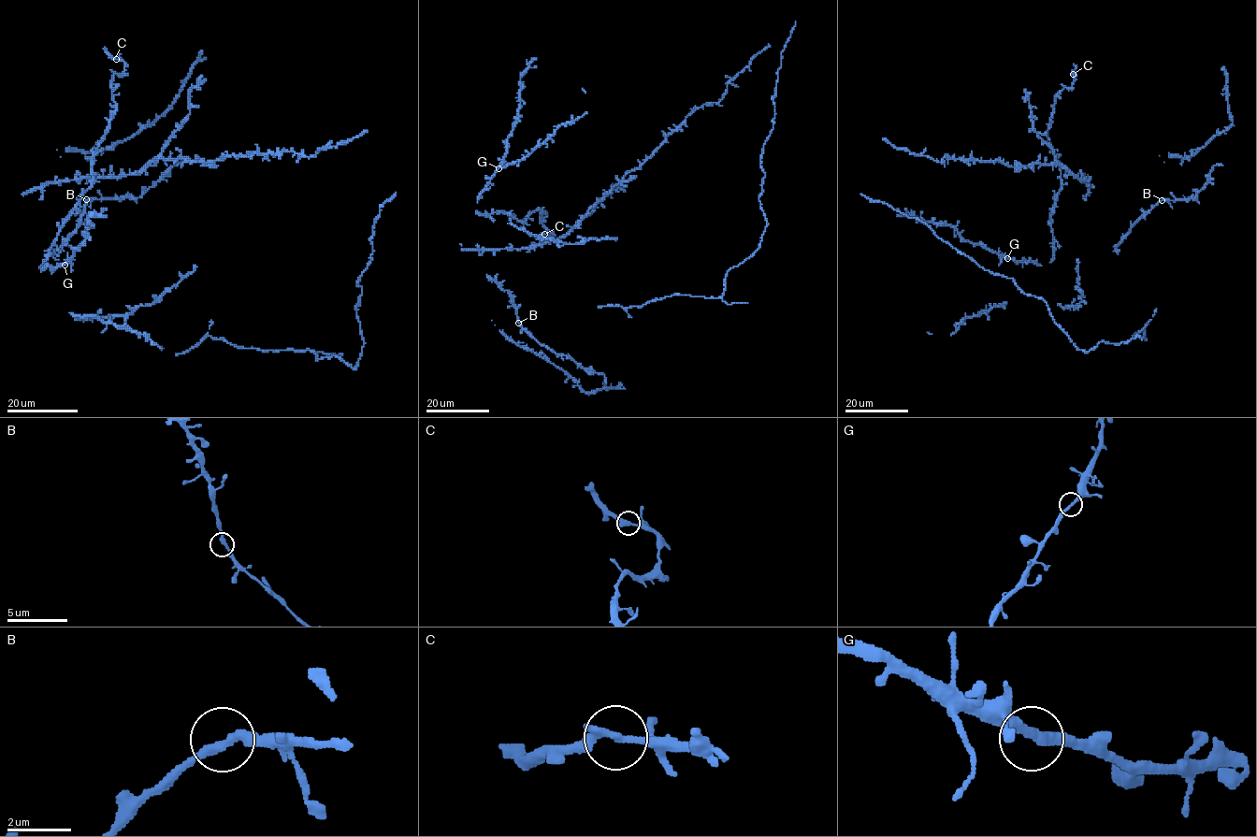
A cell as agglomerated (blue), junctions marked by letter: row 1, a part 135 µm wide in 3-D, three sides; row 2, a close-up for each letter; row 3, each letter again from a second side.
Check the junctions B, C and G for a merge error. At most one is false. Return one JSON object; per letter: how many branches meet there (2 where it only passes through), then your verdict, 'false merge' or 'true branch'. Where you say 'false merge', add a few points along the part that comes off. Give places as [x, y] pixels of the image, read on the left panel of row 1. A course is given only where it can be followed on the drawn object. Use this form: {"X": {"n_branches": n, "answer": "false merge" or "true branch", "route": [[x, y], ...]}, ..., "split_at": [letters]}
{"B": {"n_branches": 2, "answer": "true branch"}, "C": {"n_branches": 2, "answer": "true branch"}, "G": {"n_branches": 2, "answer": "true branch"}, "split_at": []}

